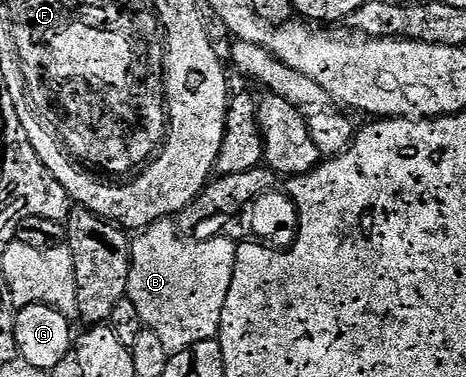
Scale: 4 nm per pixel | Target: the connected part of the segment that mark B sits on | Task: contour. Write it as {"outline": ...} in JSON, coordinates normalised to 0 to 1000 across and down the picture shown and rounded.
{"outline":[[[371,578],[345,581],[285,631],[270,772],[270,788],[296,820],[303,859],[348,899],[363,939],[470,891],[509,682],[504,642],[386,634],[373,589]]]}

